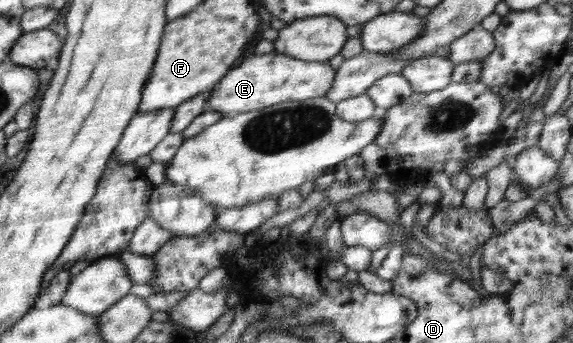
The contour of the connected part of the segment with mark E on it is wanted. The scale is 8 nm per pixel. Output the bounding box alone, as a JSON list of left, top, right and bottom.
[203,53,336,116]

